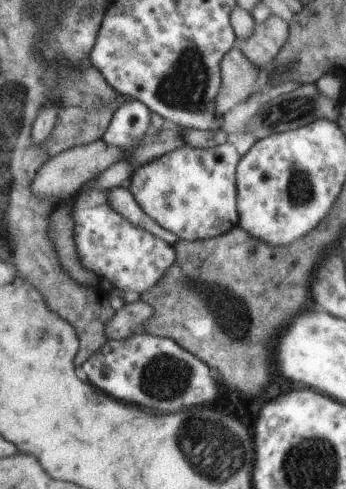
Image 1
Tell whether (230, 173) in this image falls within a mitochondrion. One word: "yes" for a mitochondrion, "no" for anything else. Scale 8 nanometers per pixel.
no

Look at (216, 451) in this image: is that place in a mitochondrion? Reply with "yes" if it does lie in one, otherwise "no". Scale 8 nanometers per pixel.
yes

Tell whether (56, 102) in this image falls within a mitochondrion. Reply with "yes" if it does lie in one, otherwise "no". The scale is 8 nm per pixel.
no

